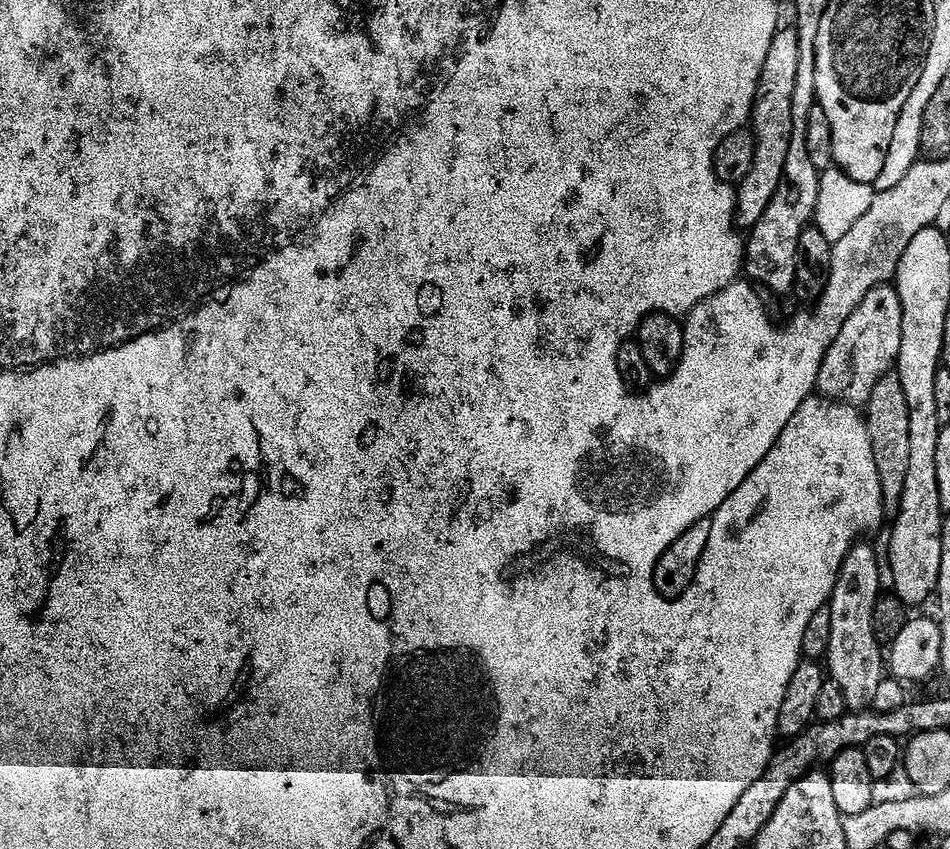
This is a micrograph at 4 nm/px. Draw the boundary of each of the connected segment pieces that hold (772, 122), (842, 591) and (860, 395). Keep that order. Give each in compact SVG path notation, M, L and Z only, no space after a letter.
M781 27L774 42L770 42L770 54L766 54L766 66L760 75L756 102L752 105L751 127L756 146L752 169L739 181L736 194L736 227L750 230L770 206L775 191L784 178L786 156L790 154L790 138L794 130L794 90L798 88L798 34L795 27Z
M857 542L850 551L846 554L846 558L842 562L842 570L840 571L840 577L838 582L834 586L832 591L832 598L830 601L830 650L826 657L826 672L827 675L834 682L838 682L838 687L842 689L842 695L846 698L846 706L853 712L863 712L872 708L874 697L878 691L878 686L882 686L882 682L886 678L886 652L885 649L878 642L878 638L874 634L874 610L877 604L882 599L882 593L880 593L880 568L882 572L882 560L876 557L876 552L870 545L864 544L865 542Z
M891 283L880 284L863 299L850 316L833 346L827 351L819 371L817 391L837 403L860 408L867 405L874 387L899 361L902 340L902 304Z

